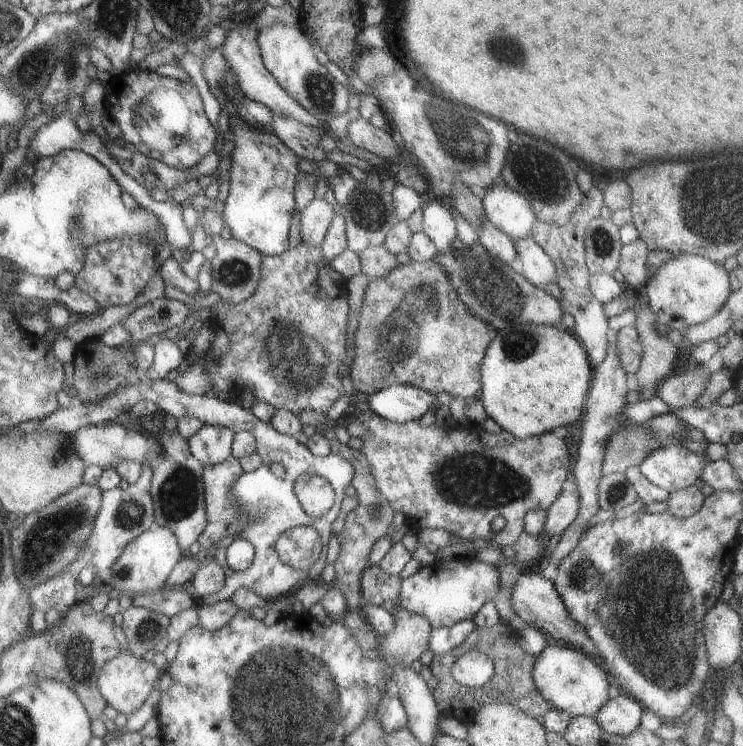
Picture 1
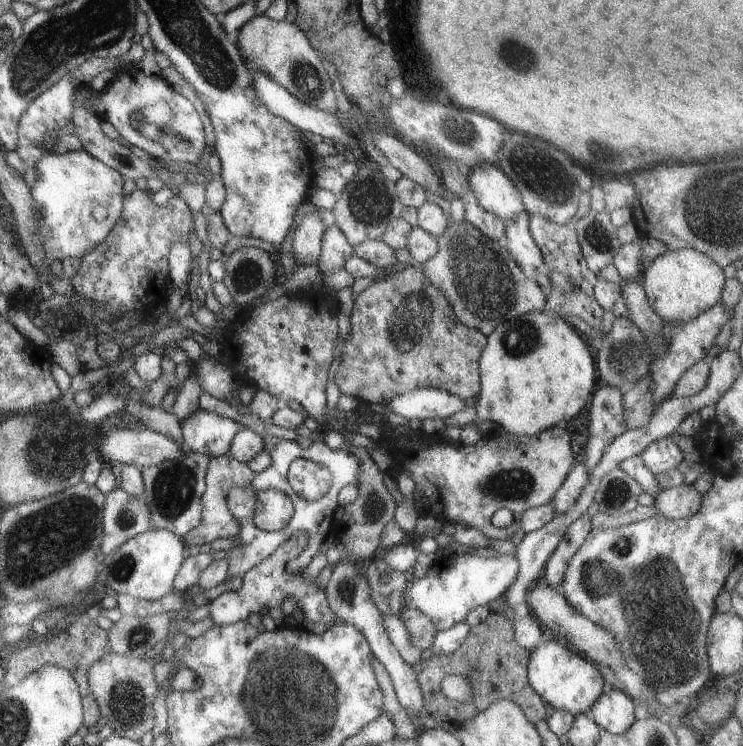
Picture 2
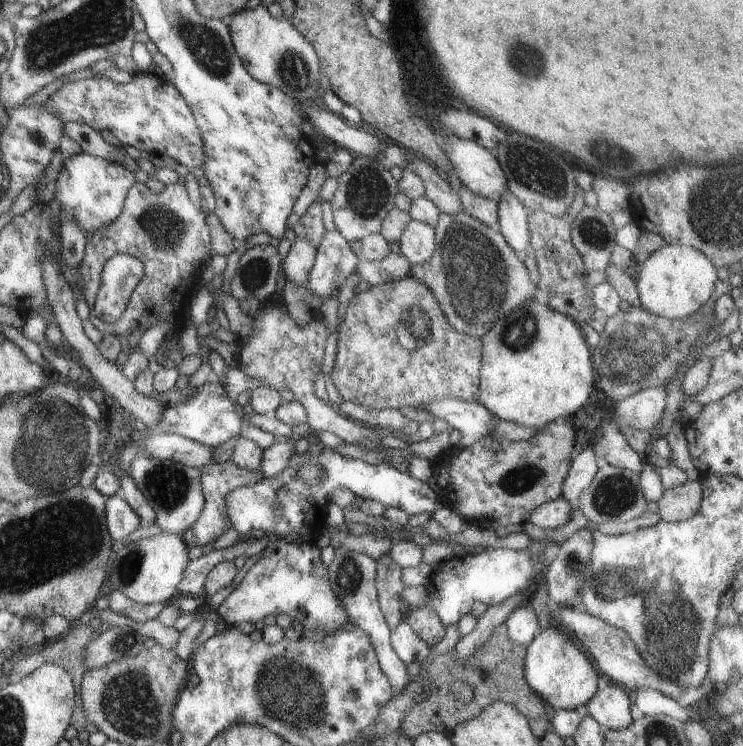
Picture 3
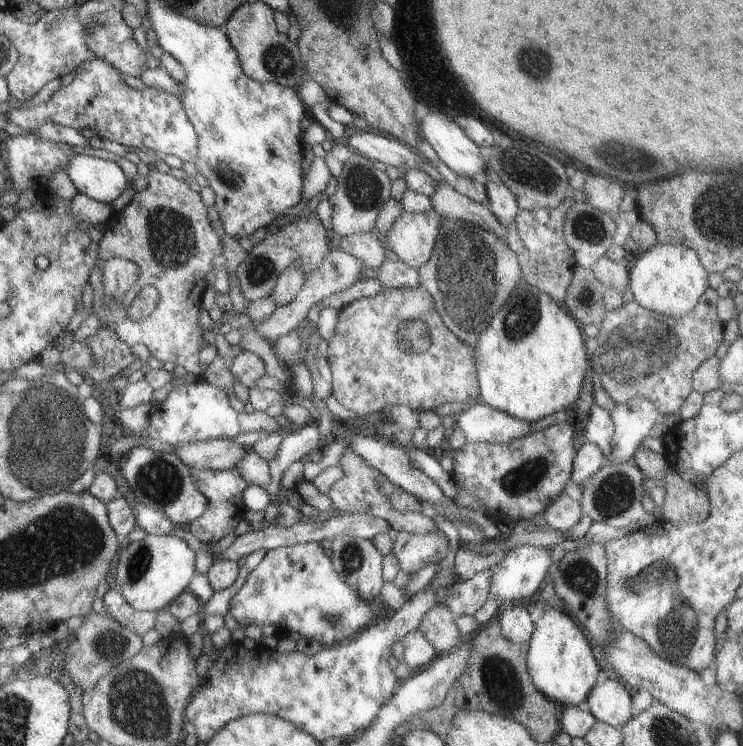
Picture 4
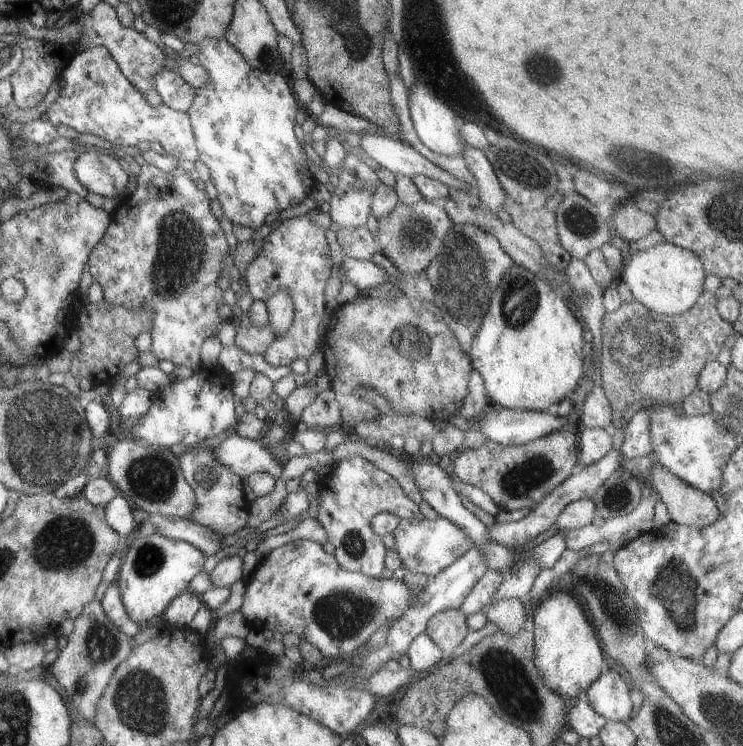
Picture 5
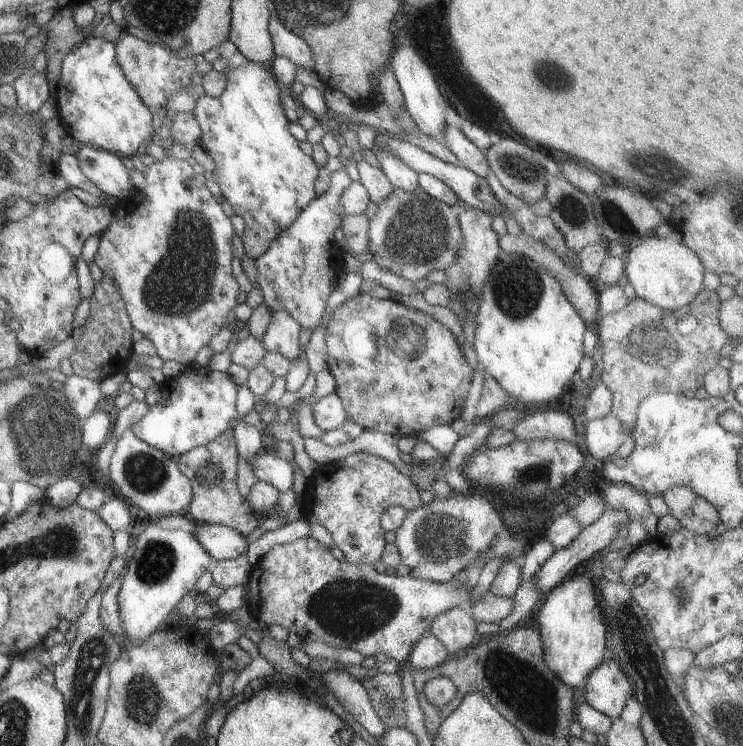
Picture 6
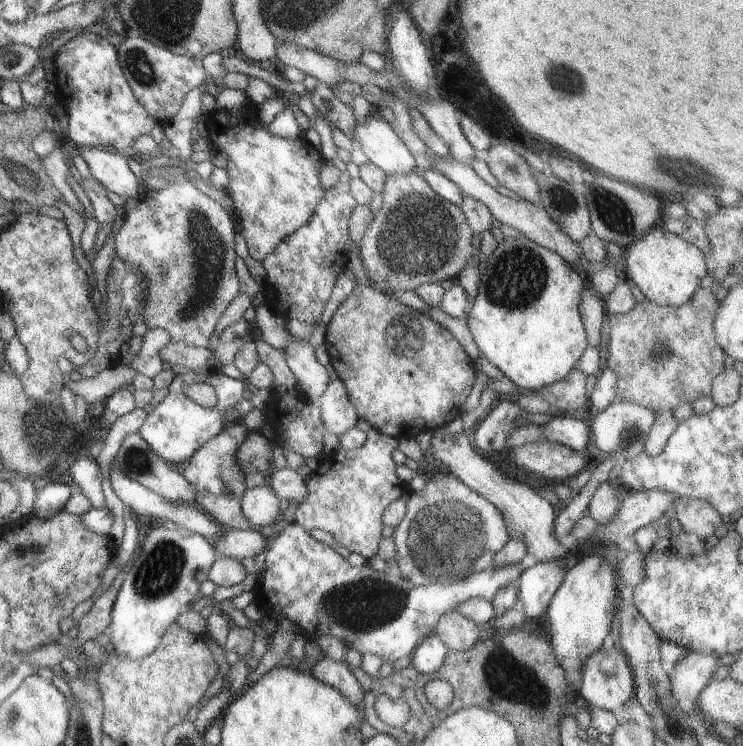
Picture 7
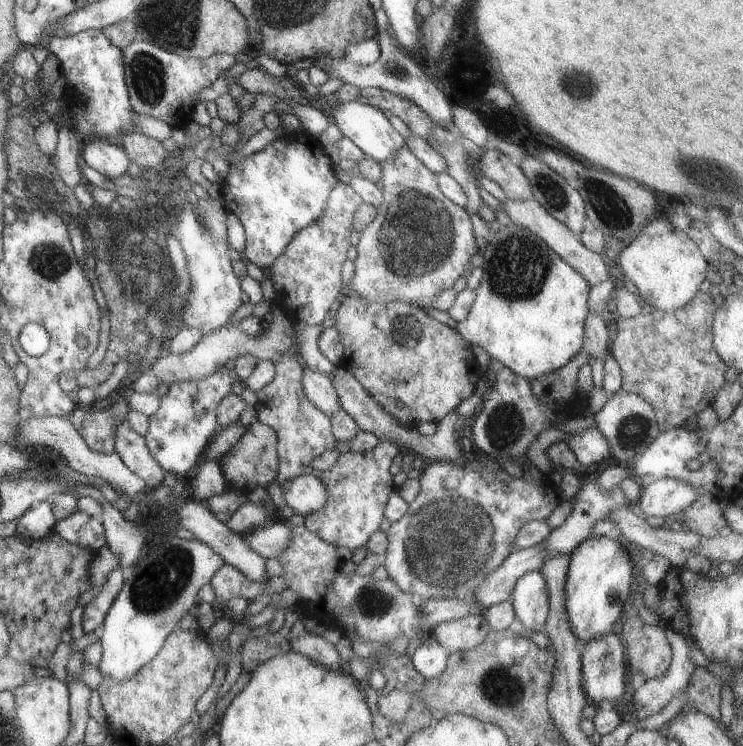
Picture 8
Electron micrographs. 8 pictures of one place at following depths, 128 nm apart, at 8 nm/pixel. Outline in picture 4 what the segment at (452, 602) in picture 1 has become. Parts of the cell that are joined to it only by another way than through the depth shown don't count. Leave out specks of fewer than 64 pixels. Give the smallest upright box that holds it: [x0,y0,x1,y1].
[488,545,552,603]

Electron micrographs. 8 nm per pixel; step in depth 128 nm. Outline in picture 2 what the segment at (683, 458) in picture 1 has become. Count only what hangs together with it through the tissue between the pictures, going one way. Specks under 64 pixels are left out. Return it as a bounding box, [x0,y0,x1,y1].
[638,435,683,475]

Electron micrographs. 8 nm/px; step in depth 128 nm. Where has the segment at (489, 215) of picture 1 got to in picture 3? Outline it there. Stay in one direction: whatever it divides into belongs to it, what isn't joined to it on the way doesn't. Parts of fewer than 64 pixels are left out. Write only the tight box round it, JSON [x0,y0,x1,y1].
[443,136,505,200]

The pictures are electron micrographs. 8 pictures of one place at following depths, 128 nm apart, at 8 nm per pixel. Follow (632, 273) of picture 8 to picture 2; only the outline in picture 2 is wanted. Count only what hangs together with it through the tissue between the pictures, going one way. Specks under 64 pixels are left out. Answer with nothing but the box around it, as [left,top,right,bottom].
[640,248,725,323]

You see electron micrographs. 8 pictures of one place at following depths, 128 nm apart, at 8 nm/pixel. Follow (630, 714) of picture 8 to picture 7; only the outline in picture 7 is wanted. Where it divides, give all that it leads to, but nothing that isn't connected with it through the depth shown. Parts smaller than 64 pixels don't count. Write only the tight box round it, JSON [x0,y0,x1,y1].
[667,651,721,706]

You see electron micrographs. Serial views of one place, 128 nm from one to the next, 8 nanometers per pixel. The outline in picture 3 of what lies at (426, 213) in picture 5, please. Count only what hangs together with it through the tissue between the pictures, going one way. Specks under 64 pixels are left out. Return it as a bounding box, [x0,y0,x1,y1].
[399,218,435,264]

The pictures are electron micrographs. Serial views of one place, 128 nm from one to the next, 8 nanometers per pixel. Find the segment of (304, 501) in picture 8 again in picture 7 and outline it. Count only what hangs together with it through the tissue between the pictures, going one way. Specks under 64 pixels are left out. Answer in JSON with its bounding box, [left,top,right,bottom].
[265,466,307,505]

